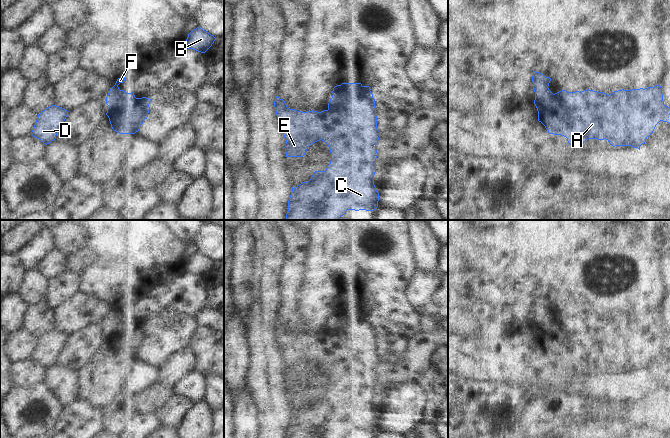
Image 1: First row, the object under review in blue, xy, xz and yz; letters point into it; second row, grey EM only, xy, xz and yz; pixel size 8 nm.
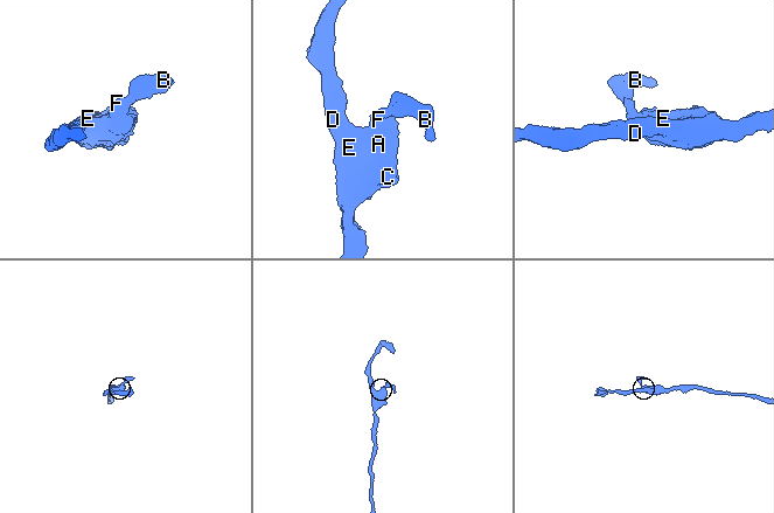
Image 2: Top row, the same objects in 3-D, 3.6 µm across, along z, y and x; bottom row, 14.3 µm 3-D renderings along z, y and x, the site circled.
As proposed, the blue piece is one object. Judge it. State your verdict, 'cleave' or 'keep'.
cleave

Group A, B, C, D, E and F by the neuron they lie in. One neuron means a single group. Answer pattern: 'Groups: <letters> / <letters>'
Groups: A C D E / B F

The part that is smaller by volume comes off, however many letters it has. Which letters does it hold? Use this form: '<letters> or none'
B, F

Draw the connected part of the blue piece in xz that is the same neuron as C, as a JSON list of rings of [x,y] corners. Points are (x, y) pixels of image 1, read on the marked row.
[[[362,86],[358,93],[343,94],[336,101],[330,99],[328,109],[321,112],[314,110],[301,112],[289,109],[285,101],[278,97],[277,90],[274,107],[279,126],[286,140],[284,147],[286,157],[303,157],[308,147],[319,140],[328,145],[331,153],[331,161],[325,171],[315,171],[309,181],[302,182],[296,188],[292,187],[286,220],[339,220],[347,210],[372,212],[378,207],[379,193],[374,185],[374,175],[378,156],[376,144],[380,132],[377,129],[375,99],[370,90],[369,86]]]

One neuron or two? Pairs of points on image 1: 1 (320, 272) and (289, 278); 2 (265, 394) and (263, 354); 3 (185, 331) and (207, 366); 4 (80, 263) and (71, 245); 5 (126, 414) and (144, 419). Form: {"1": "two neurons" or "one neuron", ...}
{"1": "two neurons", "2": "one neuron", "3": "two neurons", "4": "two neurons", "5": "two neurons"}

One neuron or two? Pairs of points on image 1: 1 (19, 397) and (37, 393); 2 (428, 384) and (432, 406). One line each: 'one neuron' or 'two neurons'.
1: one neuron
2: one neuron

